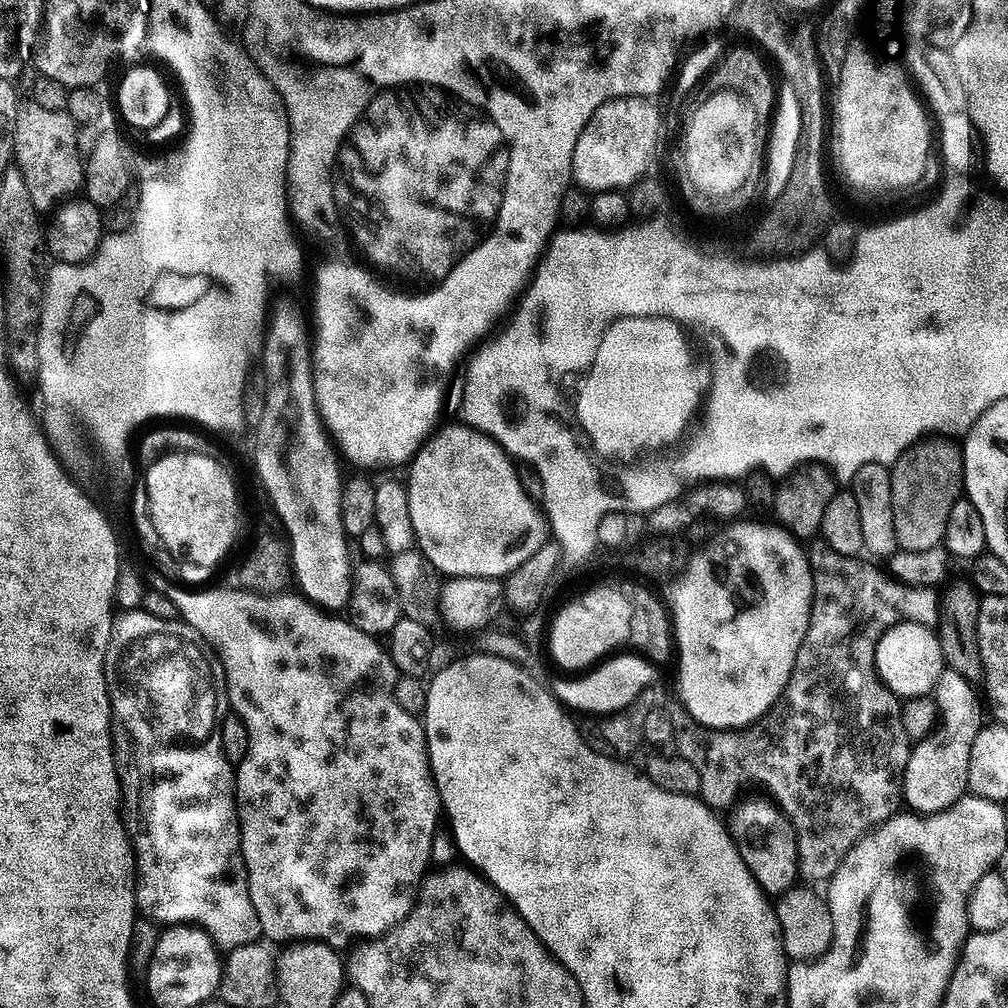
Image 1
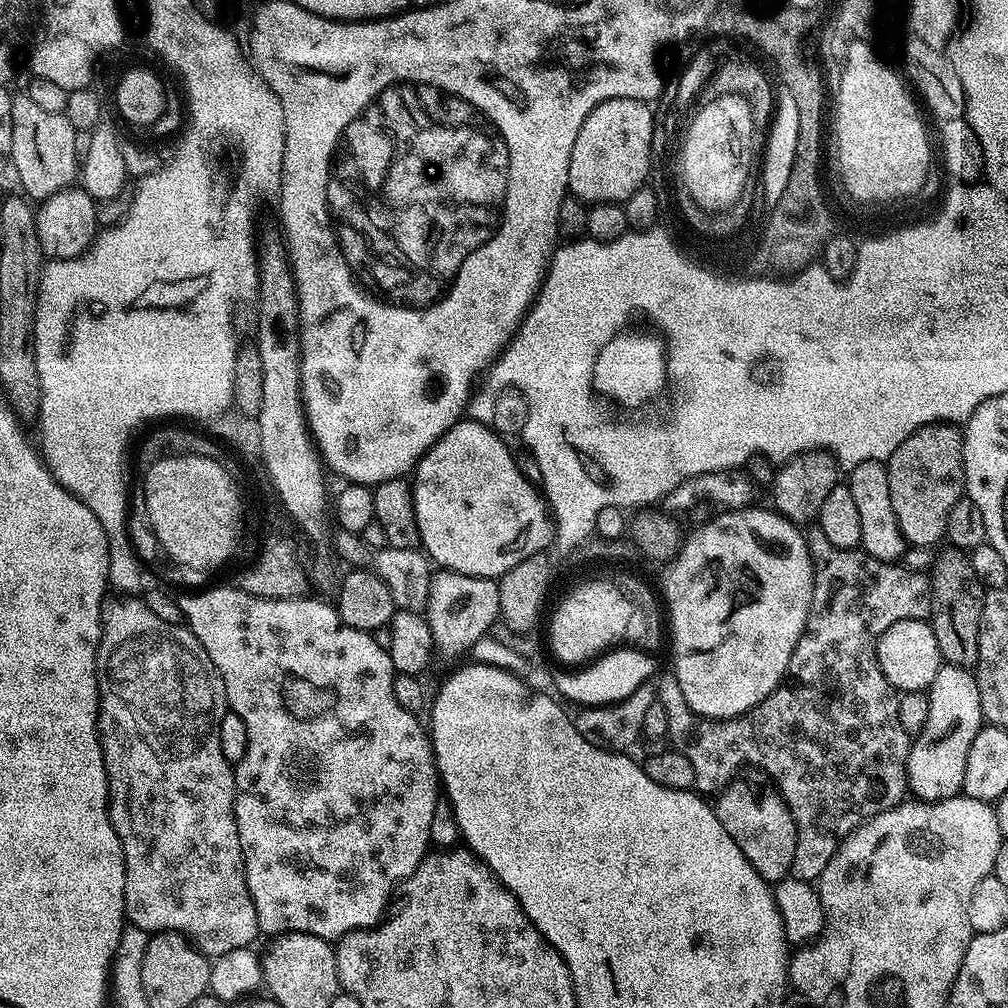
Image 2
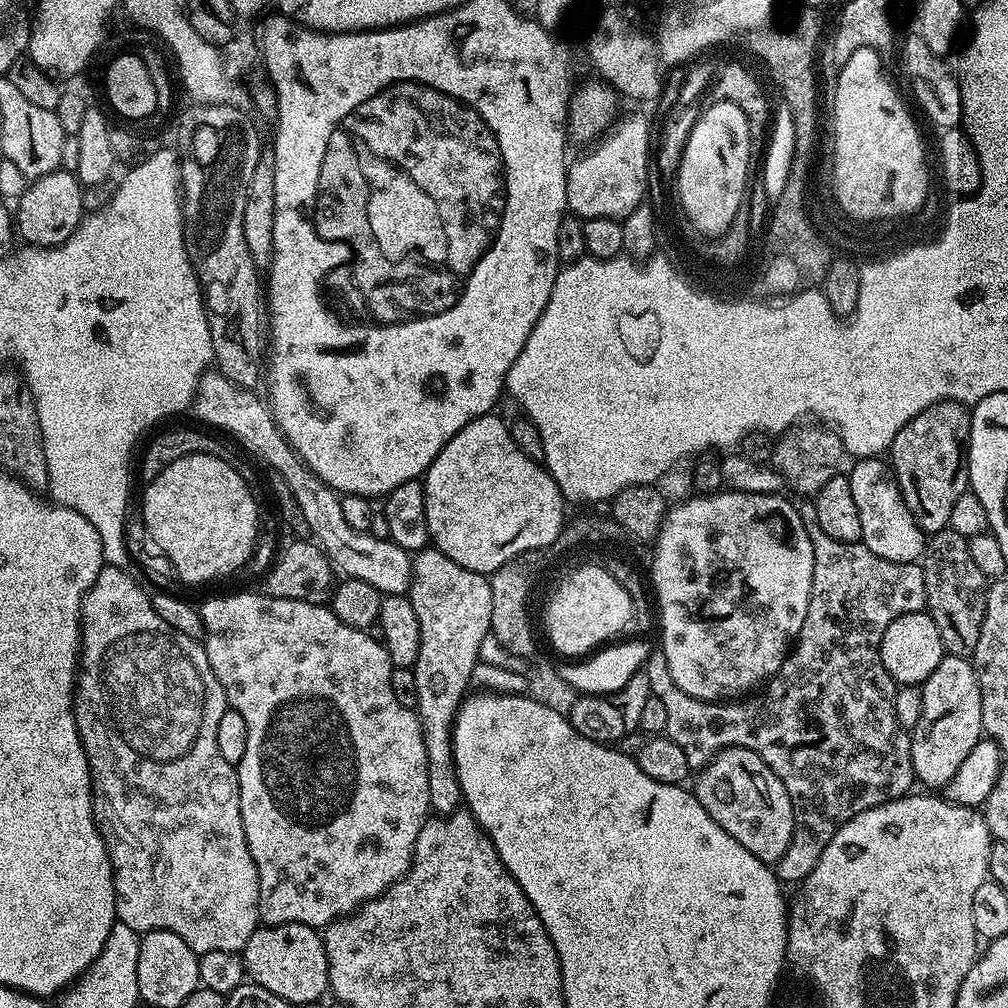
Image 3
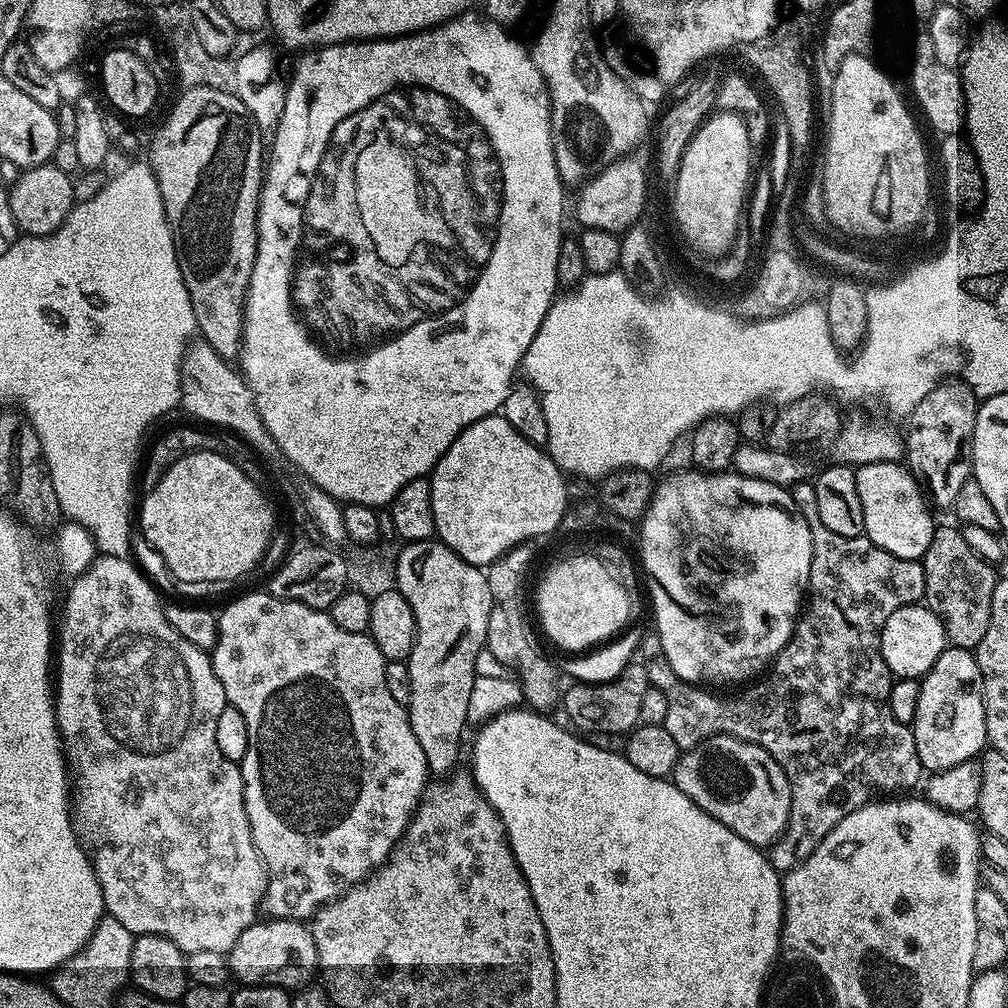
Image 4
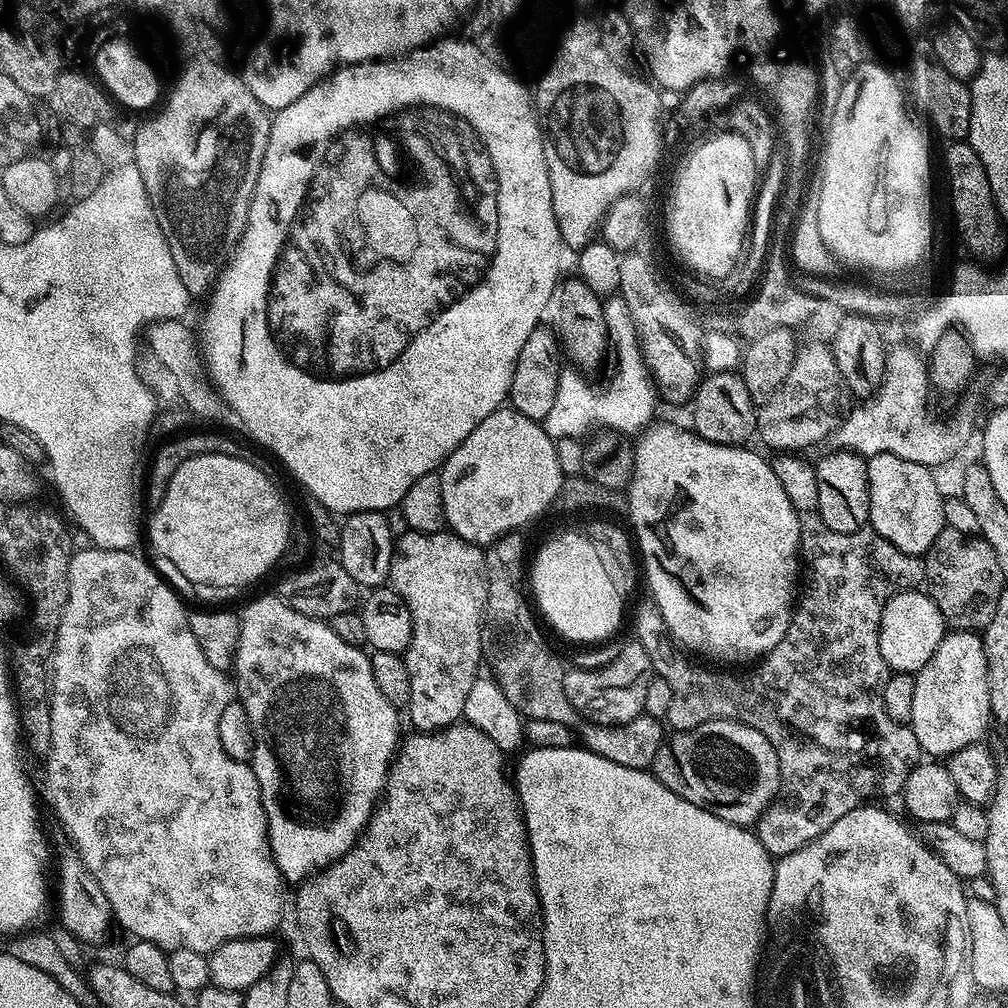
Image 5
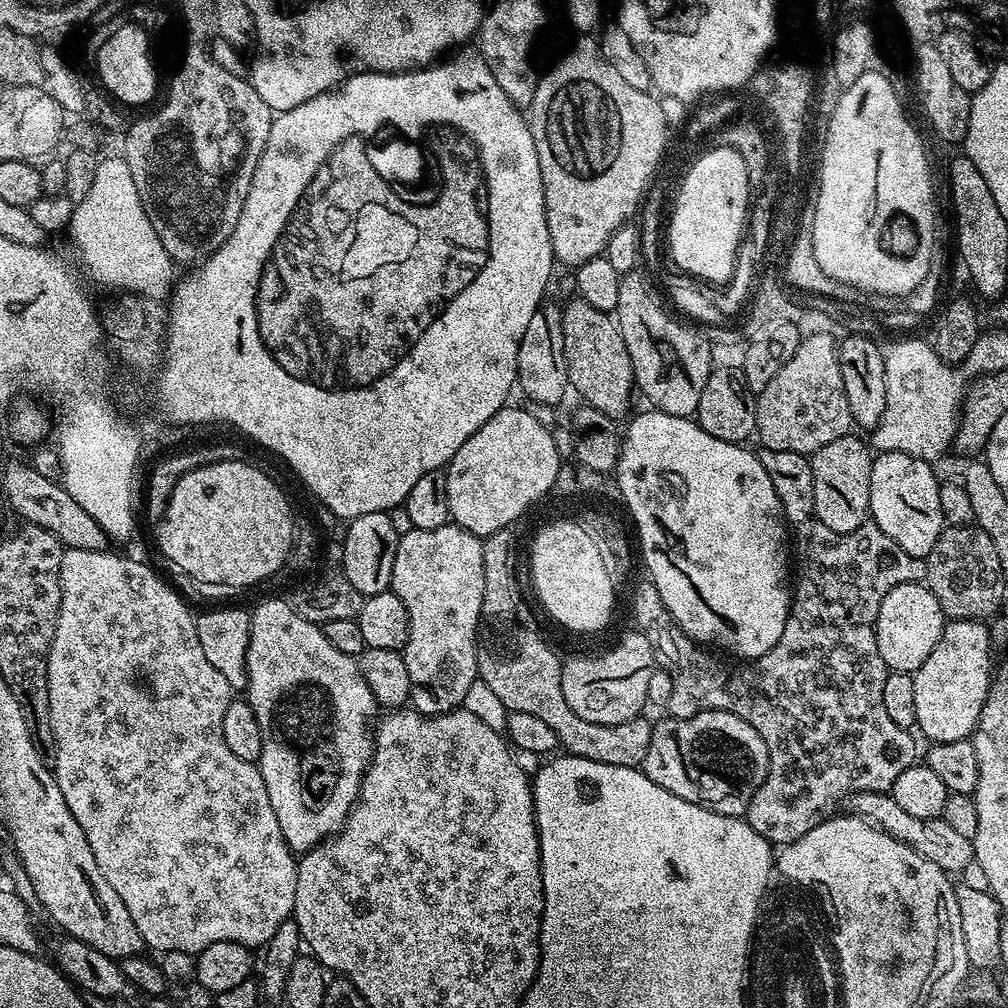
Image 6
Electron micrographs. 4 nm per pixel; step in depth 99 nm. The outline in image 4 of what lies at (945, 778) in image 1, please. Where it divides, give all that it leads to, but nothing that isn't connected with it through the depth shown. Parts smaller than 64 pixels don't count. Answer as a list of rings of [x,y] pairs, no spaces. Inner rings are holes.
[[[945,647],[938,662],[934,662],[932,669],[920,680],[918,710],[910,727],[916,739],[921,769],[929,773],[975,761],[985,751],[988,731],[984,687],[975,651]]]

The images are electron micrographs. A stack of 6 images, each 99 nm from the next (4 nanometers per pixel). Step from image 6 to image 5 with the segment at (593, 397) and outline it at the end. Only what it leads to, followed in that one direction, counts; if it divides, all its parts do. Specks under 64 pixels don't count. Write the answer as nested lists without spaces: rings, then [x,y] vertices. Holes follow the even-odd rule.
[[[579,274],[565,275],[557,280],[546,310],[542,310],[542,321],[556,333],[559,343],[572,354],[573,358],[588,364],[600,359],[604,350],[610,346],[608,323],[604,318],[605,305]],[[568,276],[568,277],[567,277]],[[568,347],[568,348],[567,348]]]

